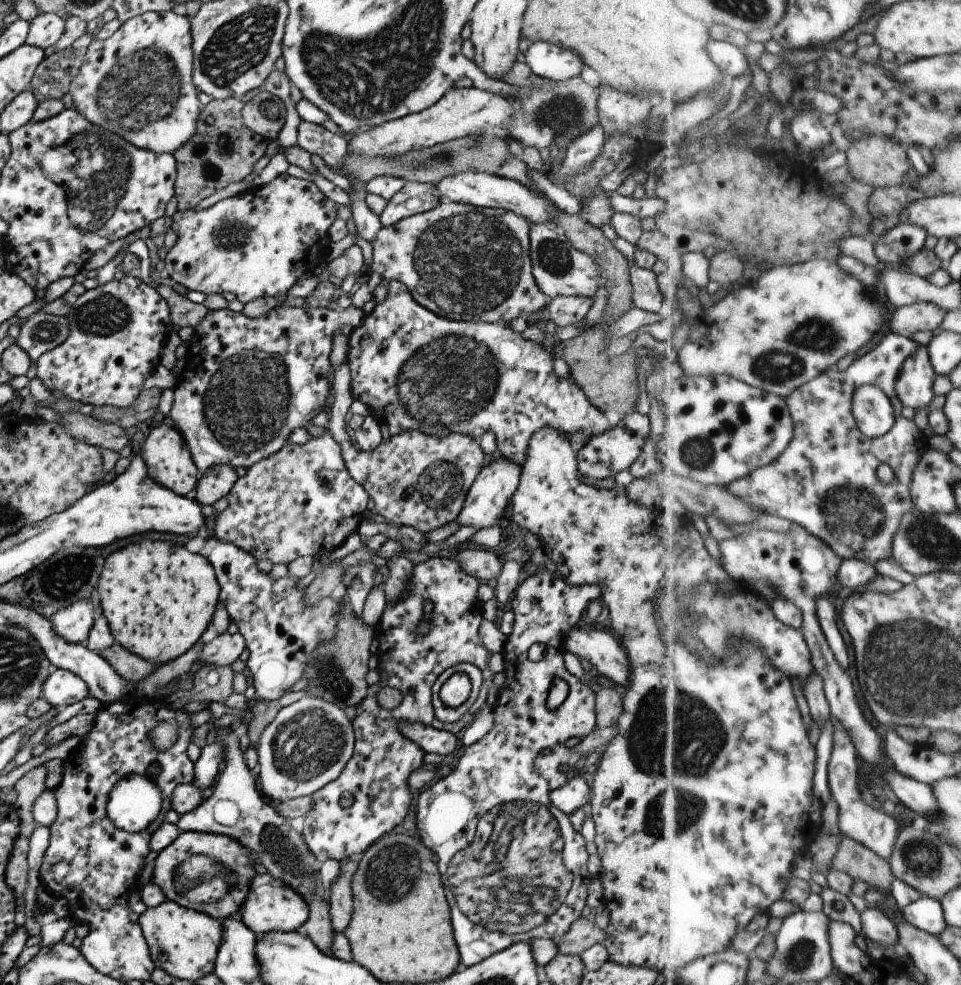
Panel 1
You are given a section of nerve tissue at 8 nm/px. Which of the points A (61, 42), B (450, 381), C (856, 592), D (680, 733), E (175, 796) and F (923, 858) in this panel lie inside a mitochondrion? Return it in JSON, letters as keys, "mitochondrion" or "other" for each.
{"A":"other","B":"mitochondrion","C":"other","D":"mitochondrion","E":"other","F":"mitochondrion"}

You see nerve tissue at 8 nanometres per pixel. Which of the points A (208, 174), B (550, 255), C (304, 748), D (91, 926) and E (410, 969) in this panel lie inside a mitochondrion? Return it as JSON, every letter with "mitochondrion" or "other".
{"A":"mitochondrion","B":"mitochondrion","C":"mitochondrion","D":"other","E":"other"}

